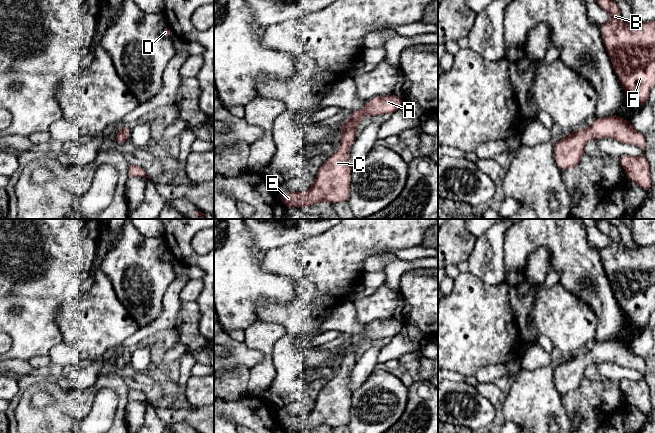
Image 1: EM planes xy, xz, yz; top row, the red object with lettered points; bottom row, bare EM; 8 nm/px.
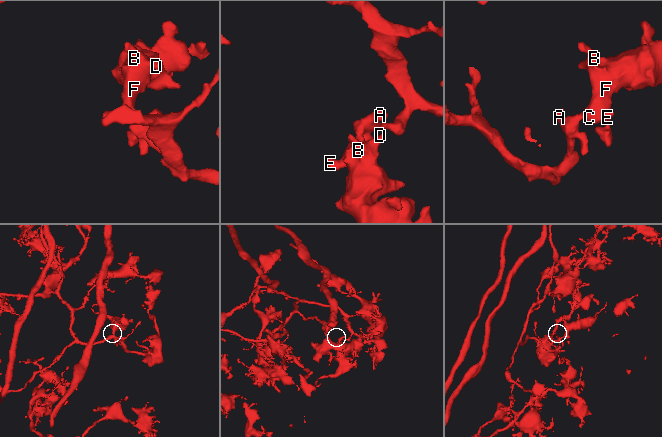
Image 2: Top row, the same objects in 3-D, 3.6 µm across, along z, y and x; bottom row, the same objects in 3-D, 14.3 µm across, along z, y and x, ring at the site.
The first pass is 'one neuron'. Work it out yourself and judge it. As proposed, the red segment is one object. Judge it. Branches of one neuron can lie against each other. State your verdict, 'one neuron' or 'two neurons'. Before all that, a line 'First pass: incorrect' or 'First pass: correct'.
First pass: correct
one neuron

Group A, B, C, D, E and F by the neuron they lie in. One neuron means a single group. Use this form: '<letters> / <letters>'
A B C D E F

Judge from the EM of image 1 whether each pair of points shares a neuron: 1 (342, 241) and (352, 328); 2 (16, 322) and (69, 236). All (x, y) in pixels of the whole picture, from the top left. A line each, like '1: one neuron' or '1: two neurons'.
1: two neurons
2: one neuron

